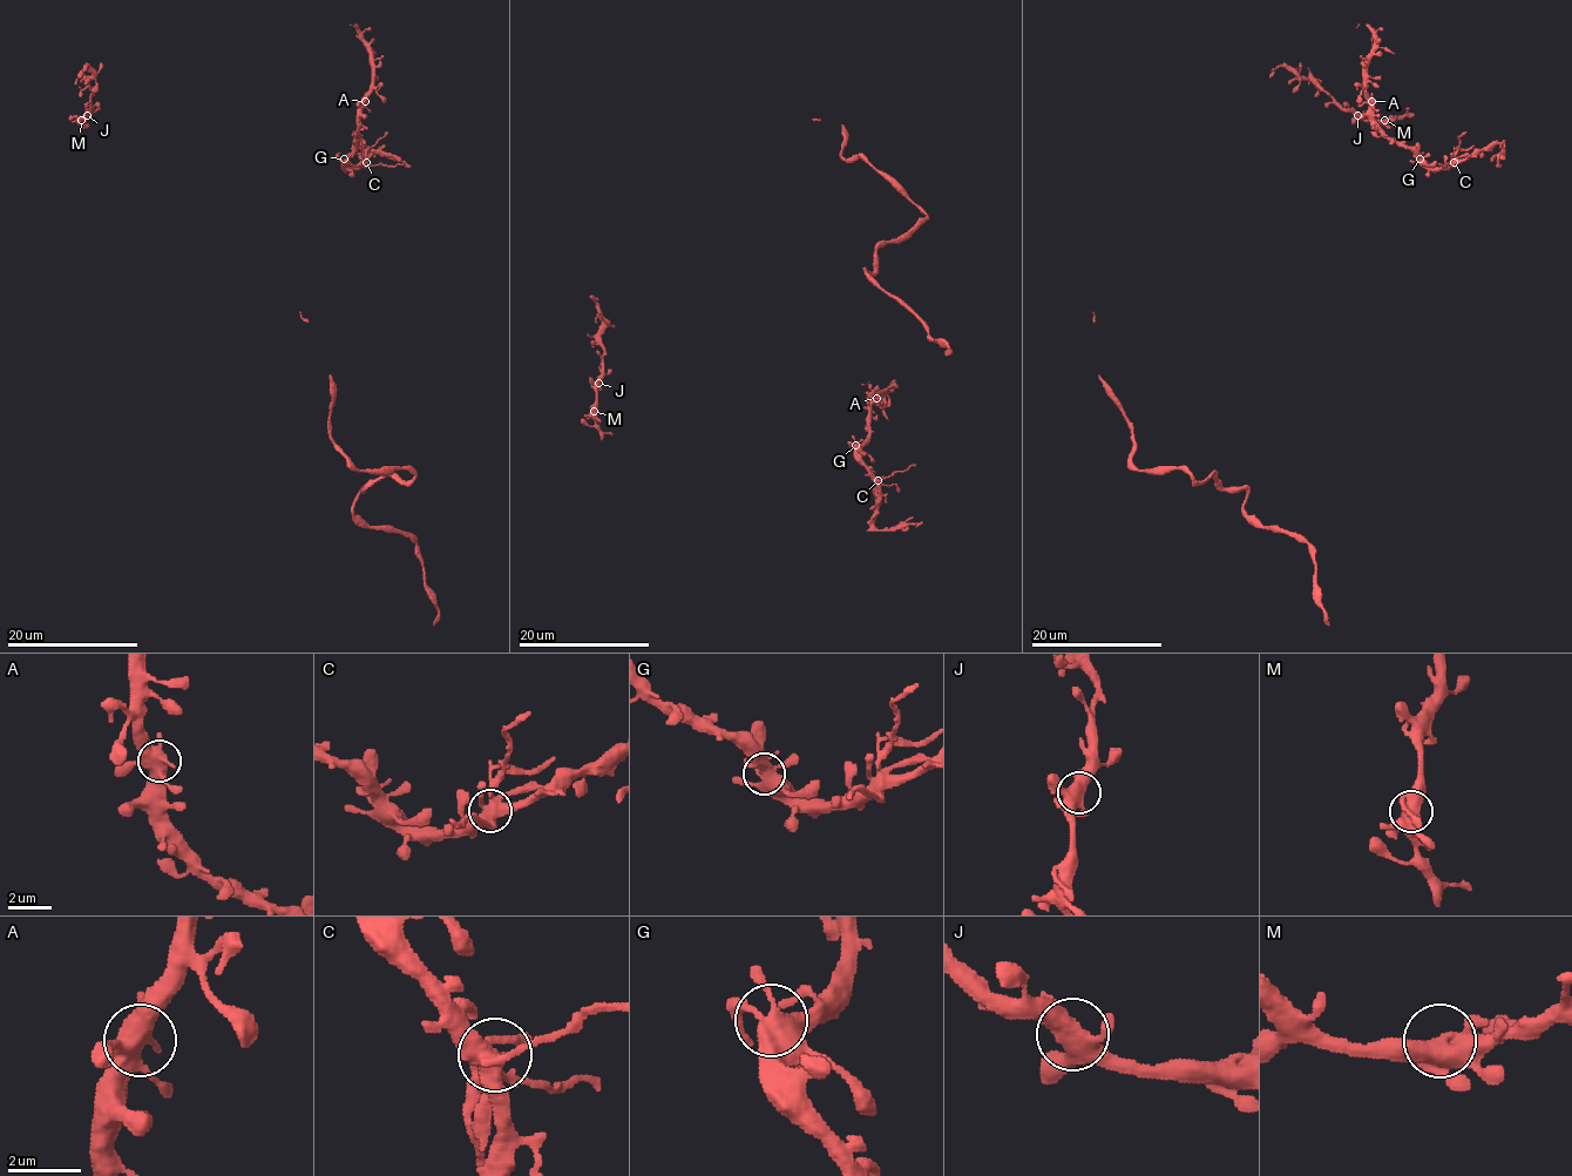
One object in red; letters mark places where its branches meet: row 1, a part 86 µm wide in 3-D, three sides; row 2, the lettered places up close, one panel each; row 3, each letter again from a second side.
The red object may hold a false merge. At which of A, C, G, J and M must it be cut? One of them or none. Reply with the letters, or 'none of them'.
C

